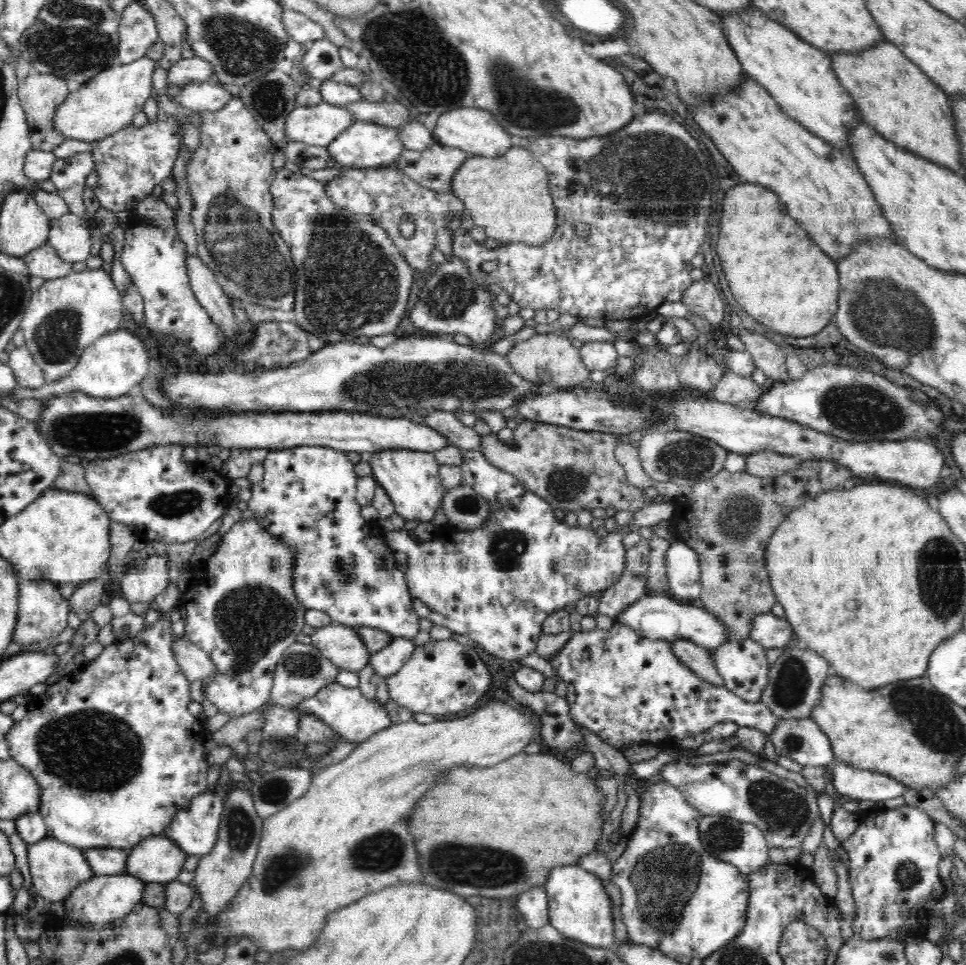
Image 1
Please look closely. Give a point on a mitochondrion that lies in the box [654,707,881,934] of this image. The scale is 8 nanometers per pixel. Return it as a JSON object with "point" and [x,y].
{"point":[783,811]}

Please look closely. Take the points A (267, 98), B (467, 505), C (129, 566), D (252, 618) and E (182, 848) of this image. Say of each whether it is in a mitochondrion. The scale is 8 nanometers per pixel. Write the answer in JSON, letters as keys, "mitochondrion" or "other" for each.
{"A":"mitochondrion","B":"mitochondrion","C":"other","D":"mitochondrion","E":"other"}

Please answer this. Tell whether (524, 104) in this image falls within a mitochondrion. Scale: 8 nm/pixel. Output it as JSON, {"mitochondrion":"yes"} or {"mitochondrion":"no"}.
{"mitochondrion":"yes"}

